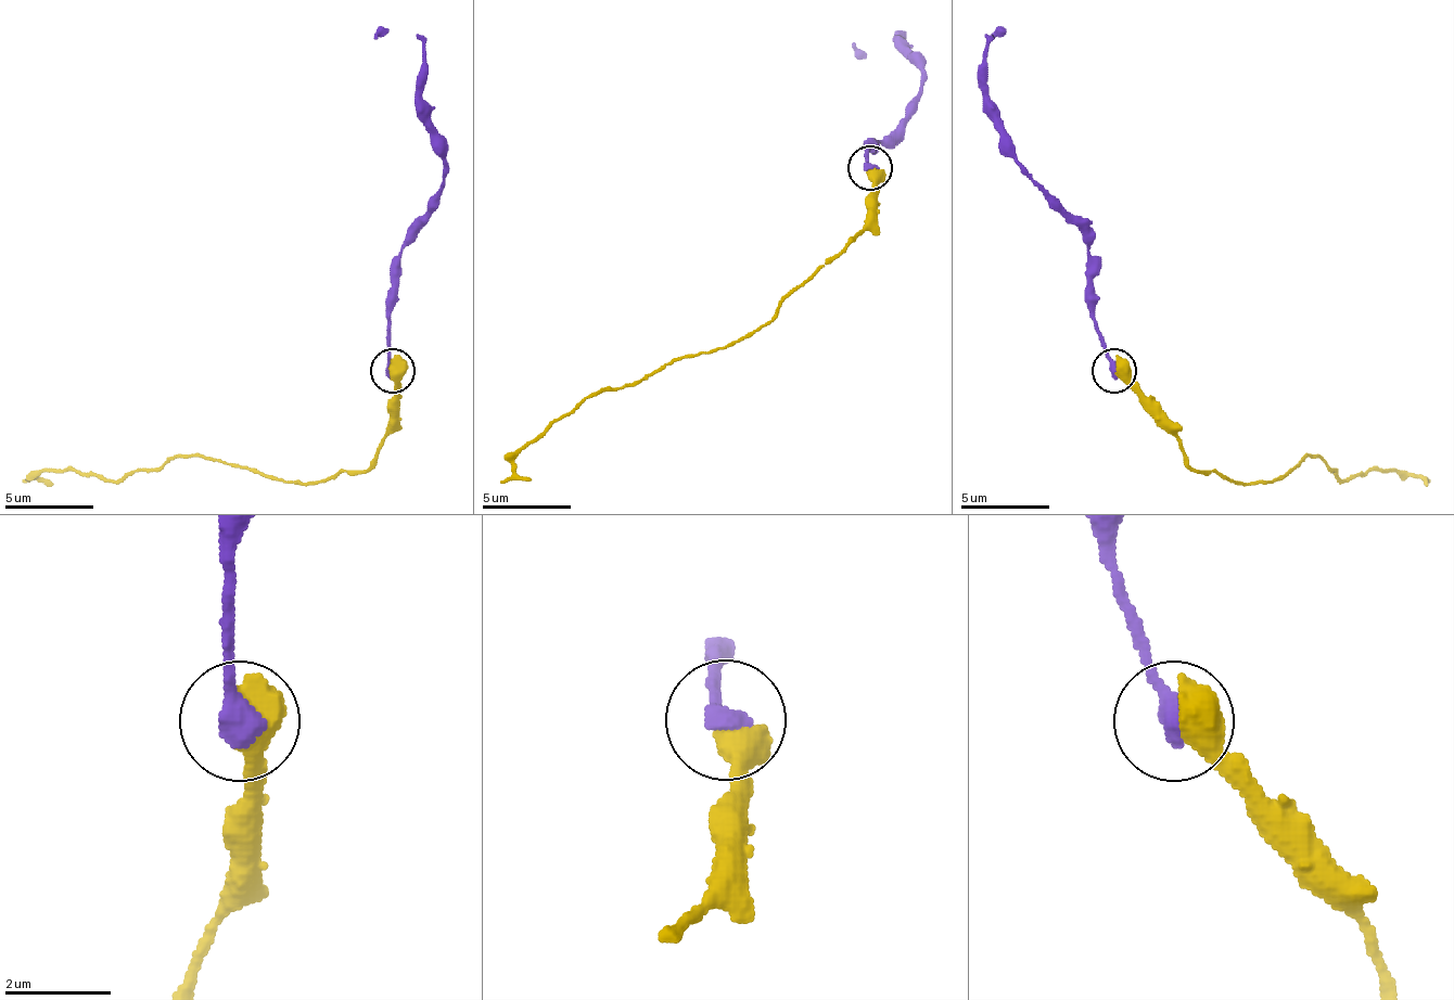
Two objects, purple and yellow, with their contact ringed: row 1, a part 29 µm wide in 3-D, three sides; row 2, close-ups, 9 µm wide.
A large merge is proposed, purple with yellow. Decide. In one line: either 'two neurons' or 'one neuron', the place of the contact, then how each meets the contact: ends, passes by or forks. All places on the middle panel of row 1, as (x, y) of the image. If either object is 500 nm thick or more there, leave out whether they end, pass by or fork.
one neuron; at (870, 167)

